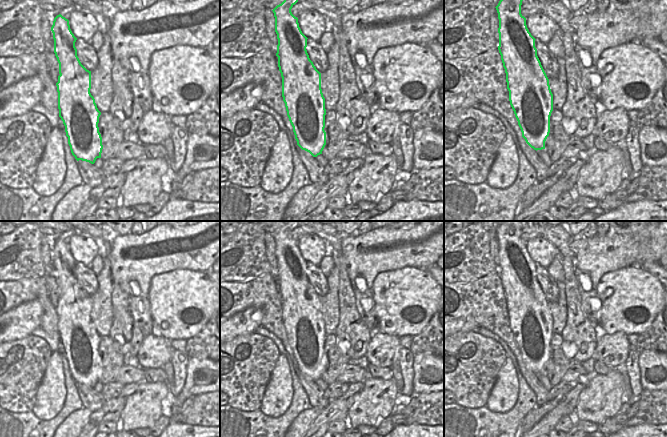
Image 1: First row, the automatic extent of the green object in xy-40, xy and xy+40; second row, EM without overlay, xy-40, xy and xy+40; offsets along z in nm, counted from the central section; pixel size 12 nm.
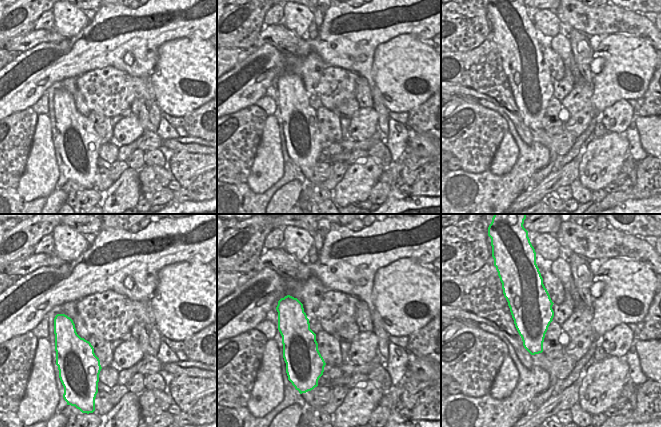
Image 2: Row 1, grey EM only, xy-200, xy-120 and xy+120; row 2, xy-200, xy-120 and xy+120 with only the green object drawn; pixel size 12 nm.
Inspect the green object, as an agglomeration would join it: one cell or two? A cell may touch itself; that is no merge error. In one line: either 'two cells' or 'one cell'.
two cells

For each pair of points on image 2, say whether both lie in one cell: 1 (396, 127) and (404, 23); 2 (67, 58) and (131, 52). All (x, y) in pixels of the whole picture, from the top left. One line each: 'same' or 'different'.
1: different
2: same

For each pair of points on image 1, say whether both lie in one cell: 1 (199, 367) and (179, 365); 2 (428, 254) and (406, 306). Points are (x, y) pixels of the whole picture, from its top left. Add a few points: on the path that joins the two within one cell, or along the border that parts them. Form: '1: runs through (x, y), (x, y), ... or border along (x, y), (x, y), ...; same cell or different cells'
1: border along (189, 358), (186, 380), (181, 389); different cells
2: border along (398, 268), (411, 266), (426, 270); different cells

